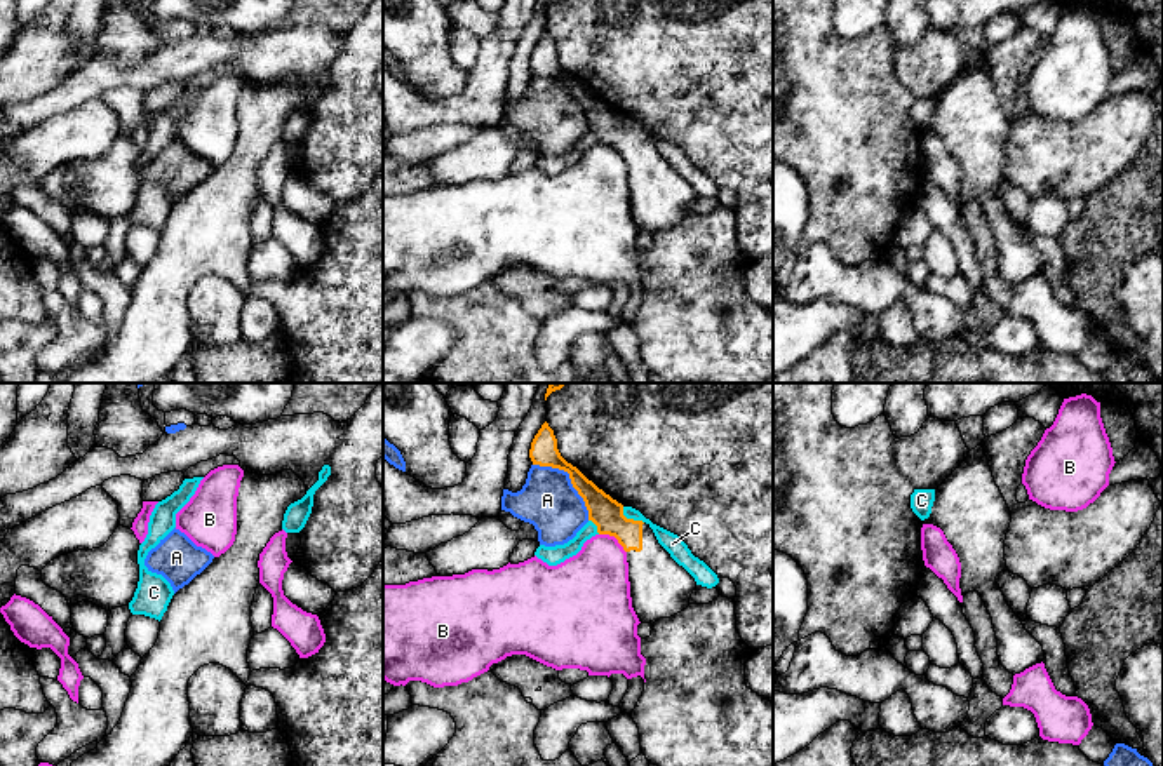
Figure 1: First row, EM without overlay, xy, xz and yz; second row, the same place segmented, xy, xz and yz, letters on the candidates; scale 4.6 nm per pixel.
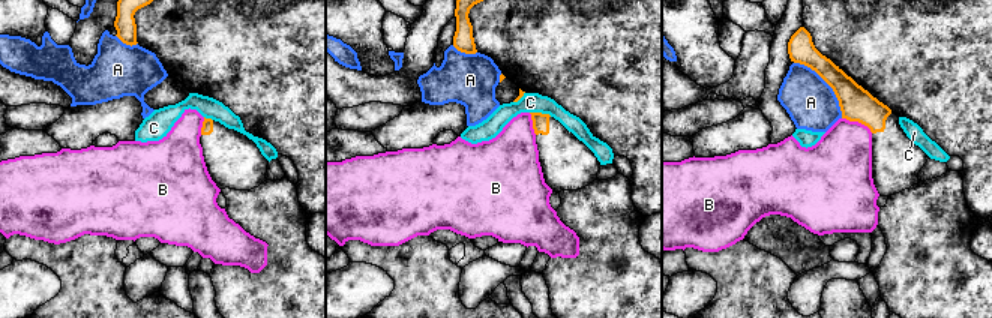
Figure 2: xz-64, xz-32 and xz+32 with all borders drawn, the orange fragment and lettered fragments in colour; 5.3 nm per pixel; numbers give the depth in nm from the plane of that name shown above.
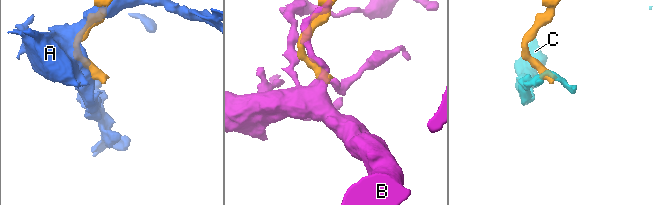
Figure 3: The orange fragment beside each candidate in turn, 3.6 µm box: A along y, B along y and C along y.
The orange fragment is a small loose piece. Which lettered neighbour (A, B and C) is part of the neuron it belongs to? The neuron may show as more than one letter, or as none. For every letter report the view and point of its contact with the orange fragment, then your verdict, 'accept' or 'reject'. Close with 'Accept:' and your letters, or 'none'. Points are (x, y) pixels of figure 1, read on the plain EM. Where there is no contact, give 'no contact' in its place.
A: contact xz (570, 87); reject
B: contact xz (615, 147); reject
C: contact xz (631, 129); reject
Accept: none

